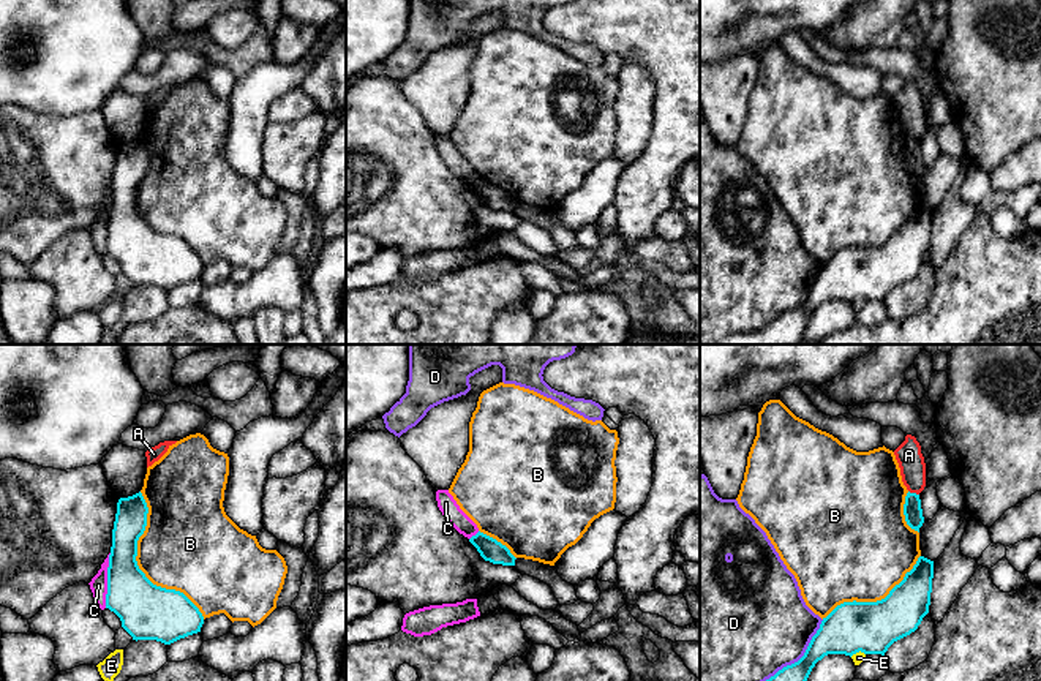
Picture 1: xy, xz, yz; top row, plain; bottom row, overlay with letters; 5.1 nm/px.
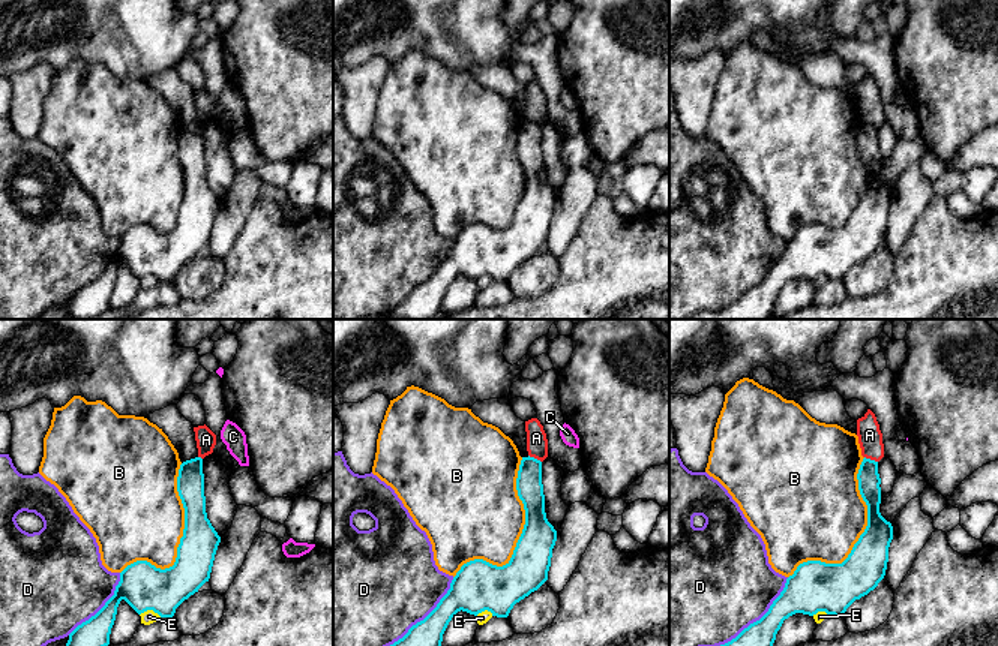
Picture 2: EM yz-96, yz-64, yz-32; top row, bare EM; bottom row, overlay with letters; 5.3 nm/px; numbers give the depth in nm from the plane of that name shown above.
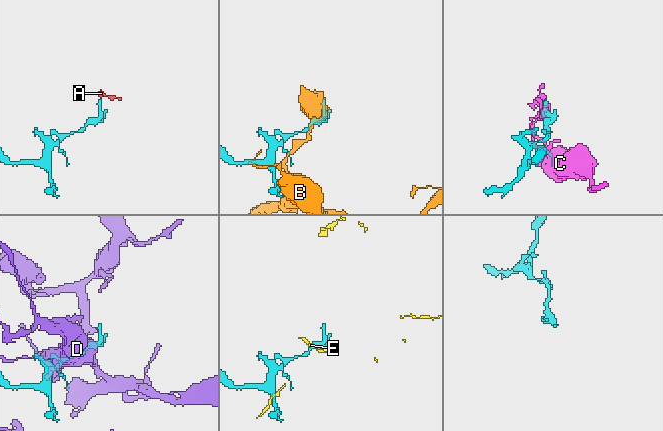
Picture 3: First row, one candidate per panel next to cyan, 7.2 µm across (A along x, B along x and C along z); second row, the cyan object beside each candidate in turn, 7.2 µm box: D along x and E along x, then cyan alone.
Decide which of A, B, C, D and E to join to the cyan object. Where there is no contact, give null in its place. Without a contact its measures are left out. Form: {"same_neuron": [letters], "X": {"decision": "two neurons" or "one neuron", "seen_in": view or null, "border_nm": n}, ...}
{"same_neuron": [], "A": {"decision": "two neurons", "seen_in": "yz", "border_nm": 60}, "B": {"decision": "two neurons", "seen_in": "xy", "border_nm": 750}, "C": {"decision": "two neurons", "seen_in": "xy", "border_nm": 280}, "D": {"decision": "two neurons", "seen_in": "yz", "border_nm": 700}, "E": {"decision": "two neurons", "seen_in": "yz", "border_nm": 80}}

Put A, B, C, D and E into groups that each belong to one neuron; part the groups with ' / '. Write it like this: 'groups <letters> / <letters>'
groups A C / B / D / E

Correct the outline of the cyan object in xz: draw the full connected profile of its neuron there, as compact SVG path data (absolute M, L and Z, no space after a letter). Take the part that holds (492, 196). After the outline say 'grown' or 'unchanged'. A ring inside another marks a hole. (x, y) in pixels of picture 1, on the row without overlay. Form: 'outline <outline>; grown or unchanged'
outline M479 177L469 185L469 188L477 194L485 207L502 212L515 212L517 204L496 185Z; unchanged

